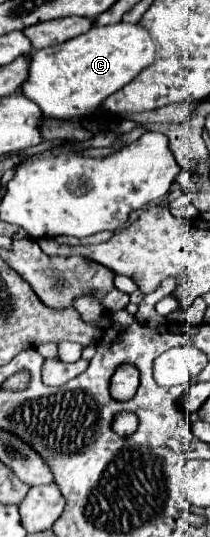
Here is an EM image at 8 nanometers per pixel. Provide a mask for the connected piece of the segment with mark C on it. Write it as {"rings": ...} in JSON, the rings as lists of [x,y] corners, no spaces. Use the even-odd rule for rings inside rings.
{"rings":[[[128,22],[94,26],[82,36],[32,52],[30,74],[22,92],[42,108],[44,116],[84,116],[94,112],[110,94],[132,82],[154,58],[156,46],[144,26]]]}

